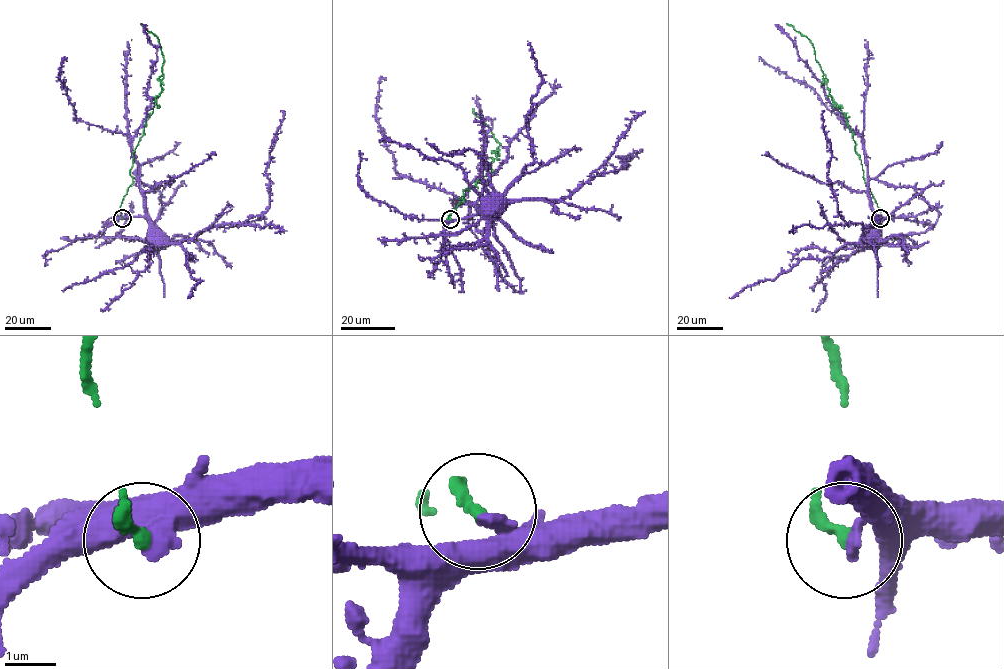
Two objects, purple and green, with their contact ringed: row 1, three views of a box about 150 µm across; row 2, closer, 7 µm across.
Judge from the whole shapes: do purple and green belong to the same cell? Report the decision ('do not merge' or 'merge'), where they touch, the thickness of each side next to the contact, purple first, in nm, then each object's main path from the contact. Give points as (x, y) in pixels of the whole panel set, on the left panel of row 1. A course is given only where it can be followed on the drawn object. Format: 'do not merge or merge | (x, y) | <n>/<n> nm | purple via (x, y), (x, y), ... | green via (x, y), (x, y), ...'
do not merge | (122, 218) | 340/260 nm | purple via (122, 218), (147, 217), (171, 239), (180, 241), (262, 214), (269, 204), (266, 165), (281, 110) | green via (122, 218), (120, 206), (133, 183), (129, 170), (133, 153), (161, 92), (163, 77), (158, 39), (140, 23)

